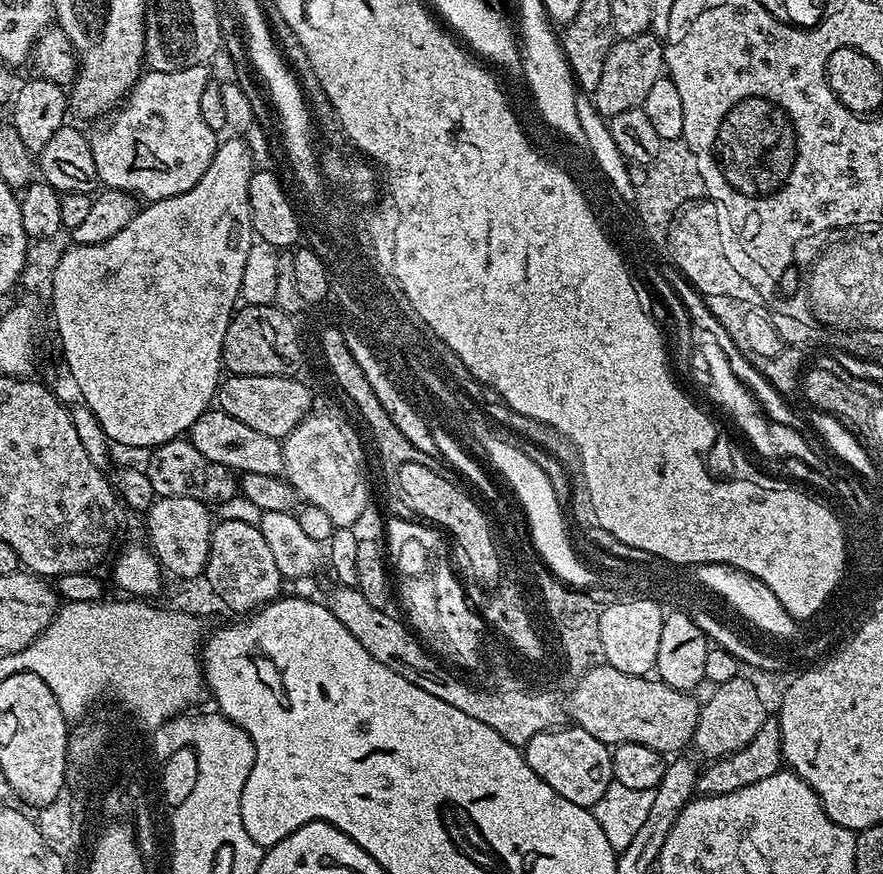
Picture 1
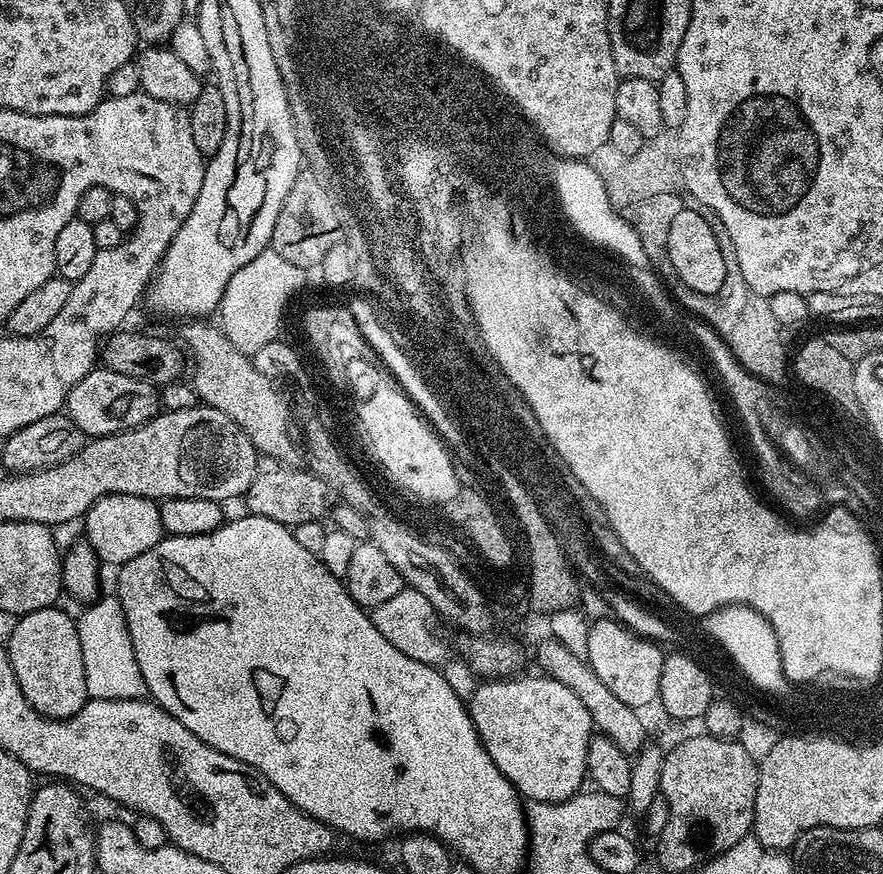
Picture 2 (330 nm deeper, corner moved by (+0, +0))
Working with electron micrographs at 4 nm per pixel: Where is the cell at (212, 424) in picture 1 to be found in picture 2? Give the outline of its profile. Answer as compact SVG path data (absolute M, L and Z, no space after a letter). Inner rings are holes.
M97 366L68 395L66 415L88 438L113 436L119 432L127 432L130 428L140 428L162 408L161 393L148 382L139 376L118 374L109 368Z

